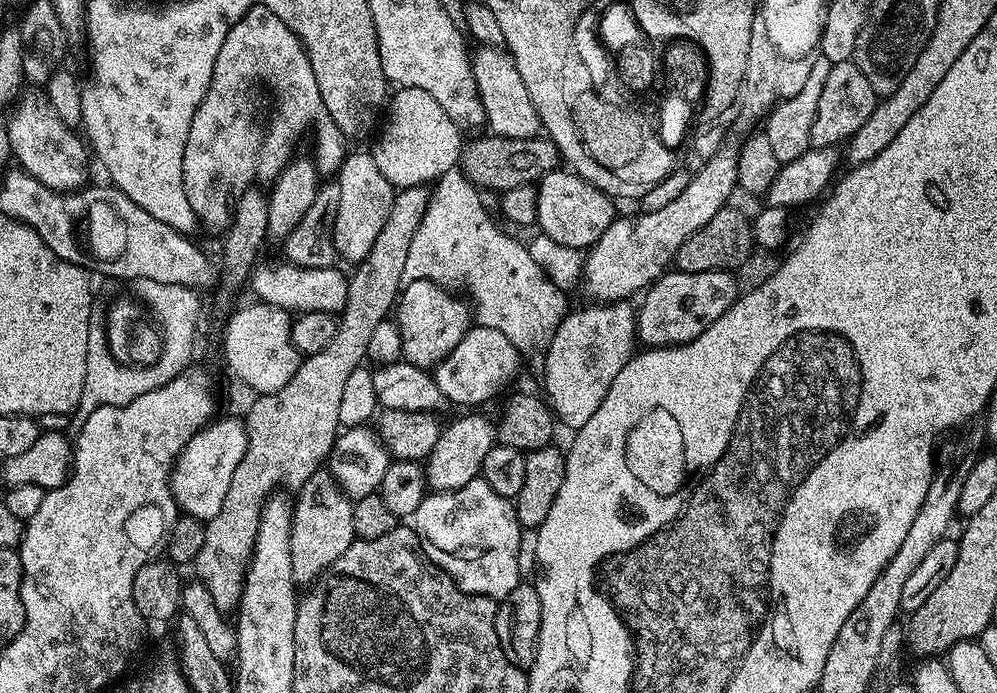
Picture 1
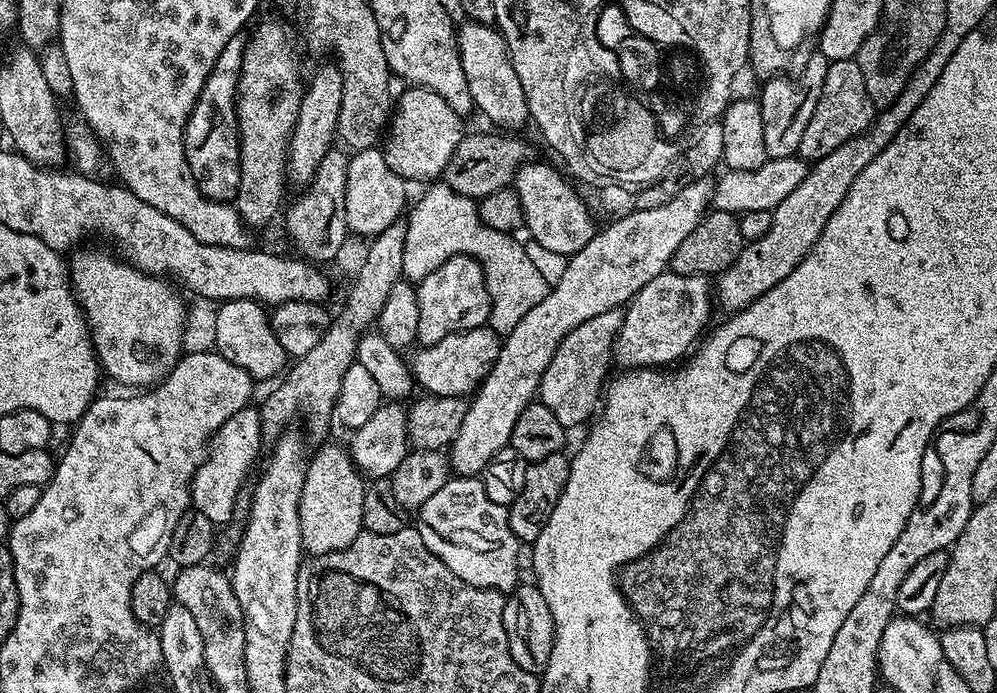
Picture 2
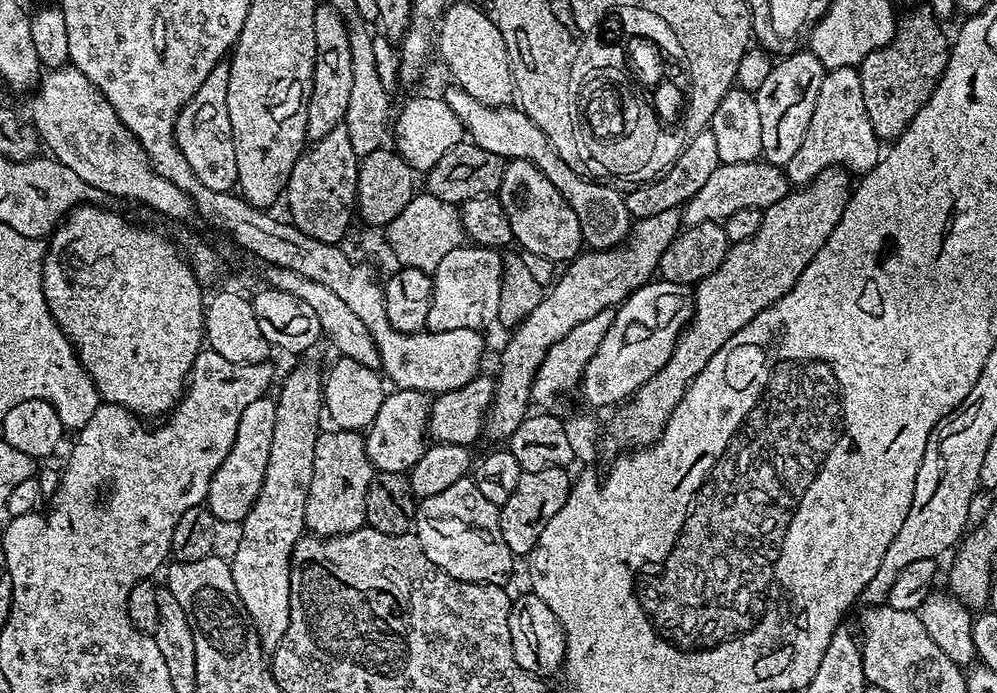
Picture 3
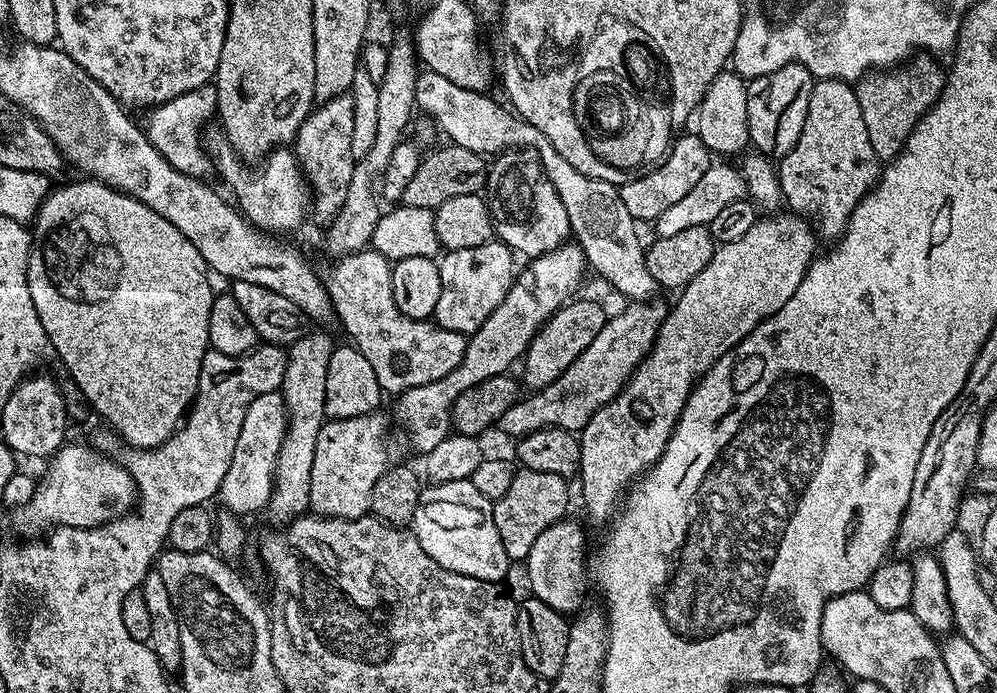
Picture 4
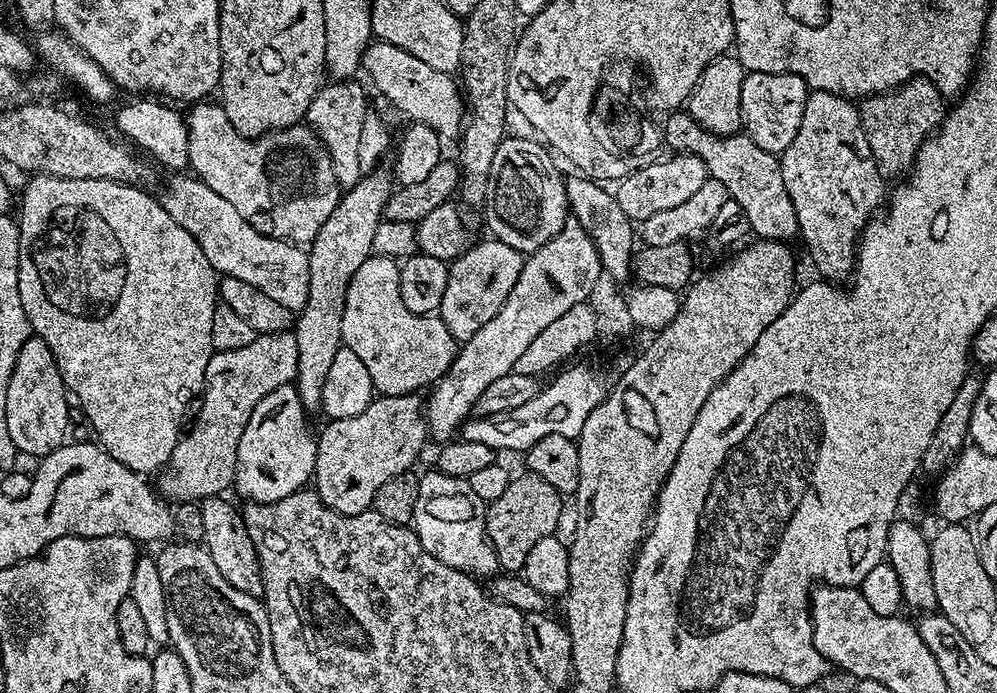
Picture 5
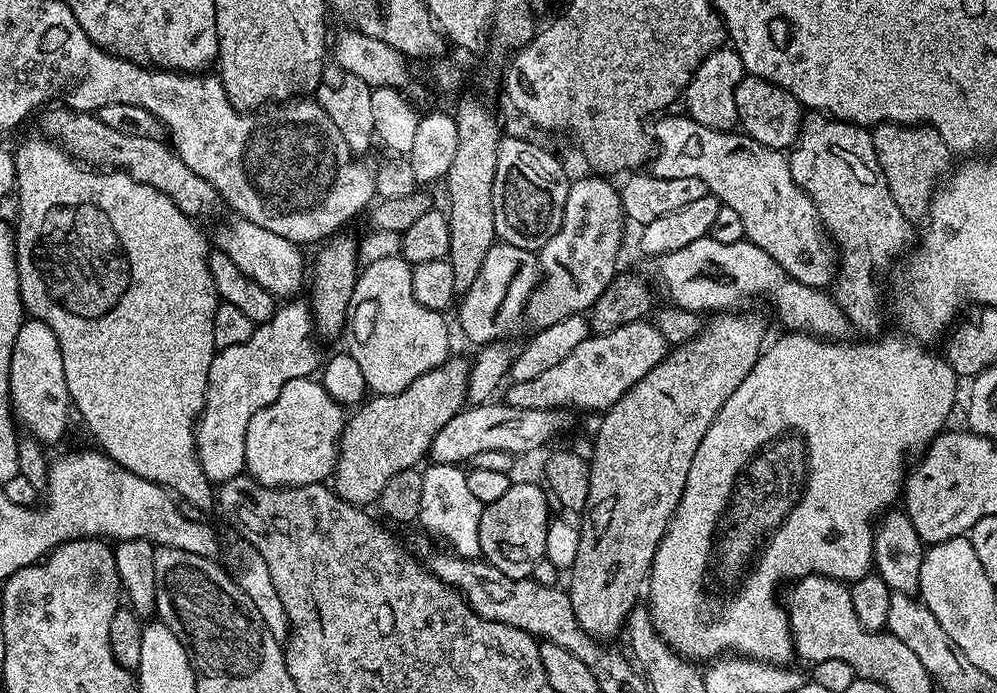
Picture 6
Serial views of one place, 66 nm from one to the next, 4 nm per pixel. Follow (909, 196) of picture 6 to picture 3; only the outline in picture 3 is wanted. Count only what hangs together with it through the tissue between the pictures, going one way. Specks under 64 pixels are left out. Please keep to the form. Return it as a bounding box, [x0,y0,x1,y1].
[858,6,950,140]

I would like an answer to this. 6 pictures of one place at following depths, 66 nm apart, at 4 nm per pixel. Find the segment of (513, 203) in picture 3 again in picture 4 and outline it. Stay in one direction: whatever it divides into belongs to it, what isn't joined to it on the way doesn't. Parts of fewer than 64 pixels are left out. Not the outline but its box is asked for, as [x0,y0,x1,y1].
[487,150,572,258]

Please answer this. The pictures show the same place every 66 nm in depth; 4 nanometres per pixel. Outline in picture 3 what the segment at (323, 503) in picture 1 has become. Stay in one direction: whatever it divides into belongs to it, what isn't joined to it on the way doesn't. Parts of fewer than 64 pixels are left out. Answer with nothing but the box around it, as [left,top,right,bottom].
[304,428,374,536]

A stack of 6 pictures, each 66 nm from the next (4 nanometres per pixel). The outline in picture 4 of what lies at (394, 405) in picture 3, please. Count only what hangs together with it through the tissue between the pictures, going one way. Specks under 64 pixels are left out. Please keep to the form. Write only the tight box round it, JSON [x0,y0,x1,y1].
[396,242,586,454]

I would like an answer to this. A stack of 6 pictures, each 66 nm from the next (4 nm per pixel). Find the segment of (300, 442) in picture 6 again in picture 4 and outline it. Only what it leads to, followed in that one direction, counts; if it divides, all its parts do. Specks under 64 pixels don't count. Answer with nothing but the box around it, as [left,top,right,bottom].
[218,391,288,518]

